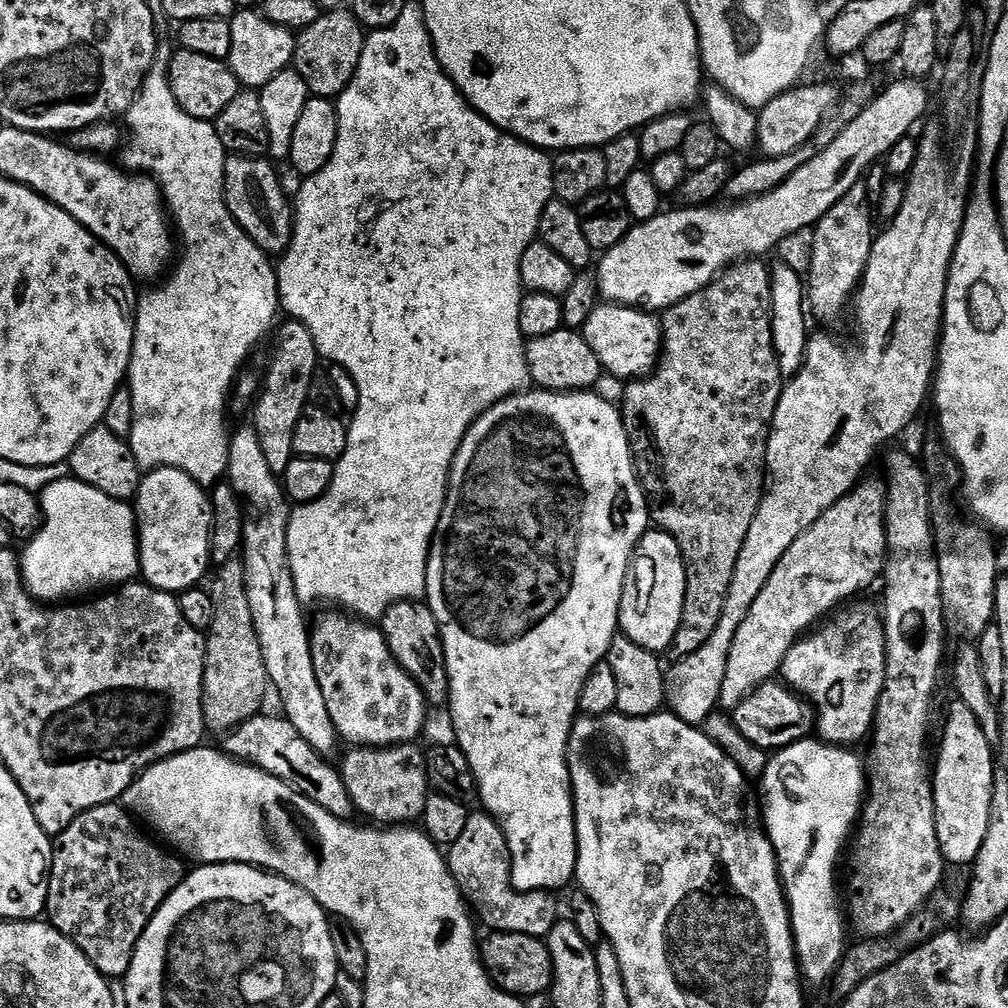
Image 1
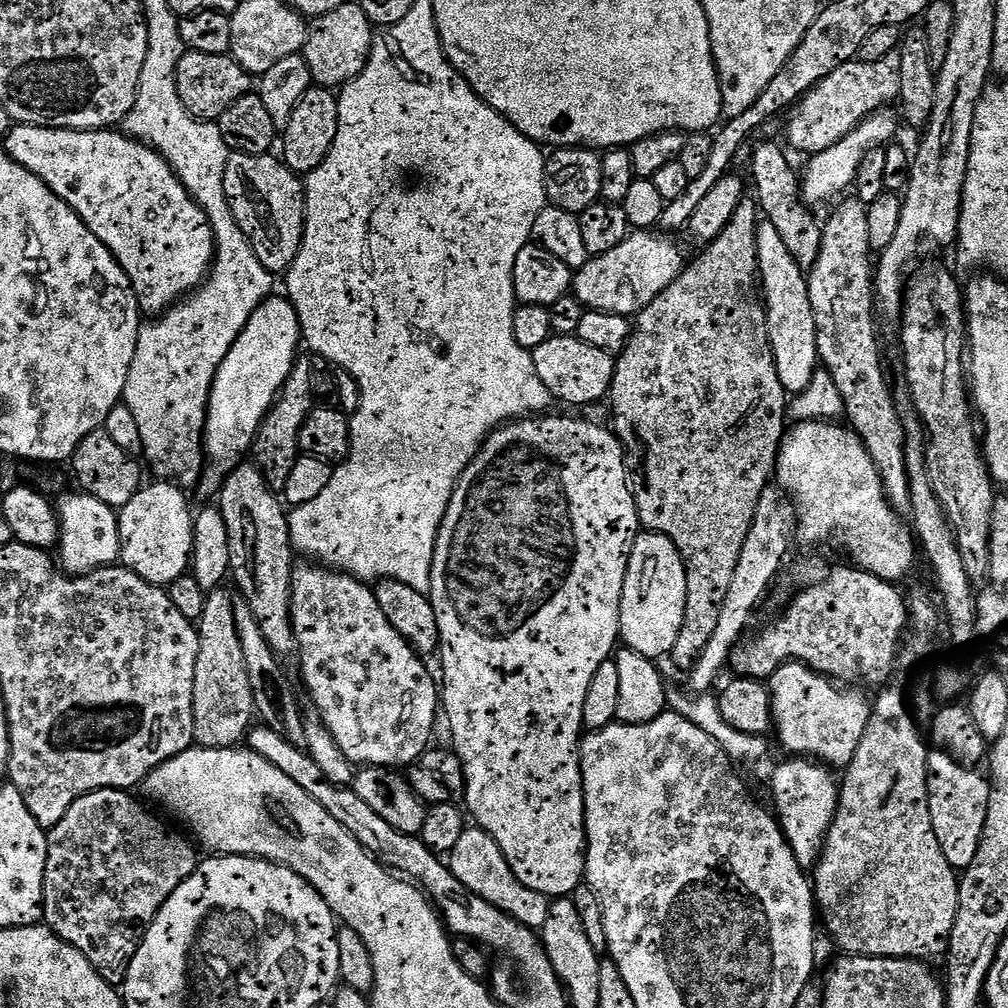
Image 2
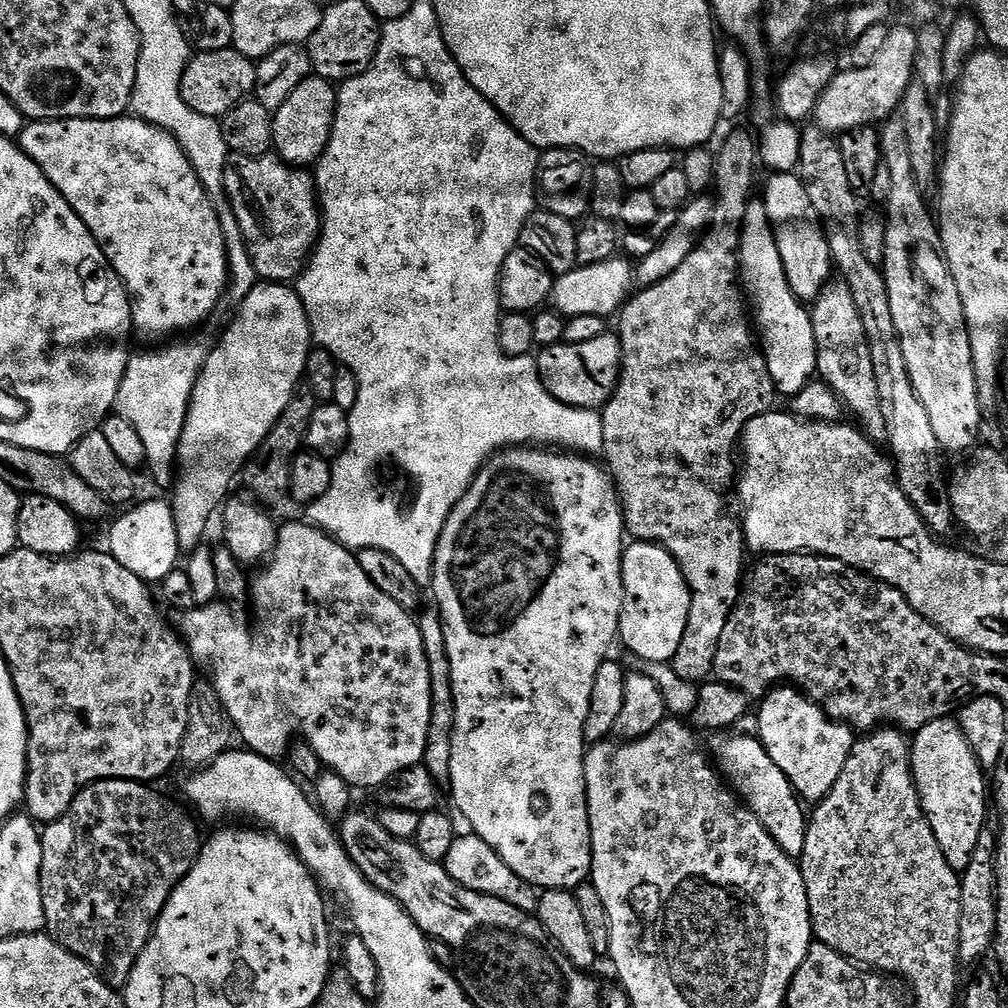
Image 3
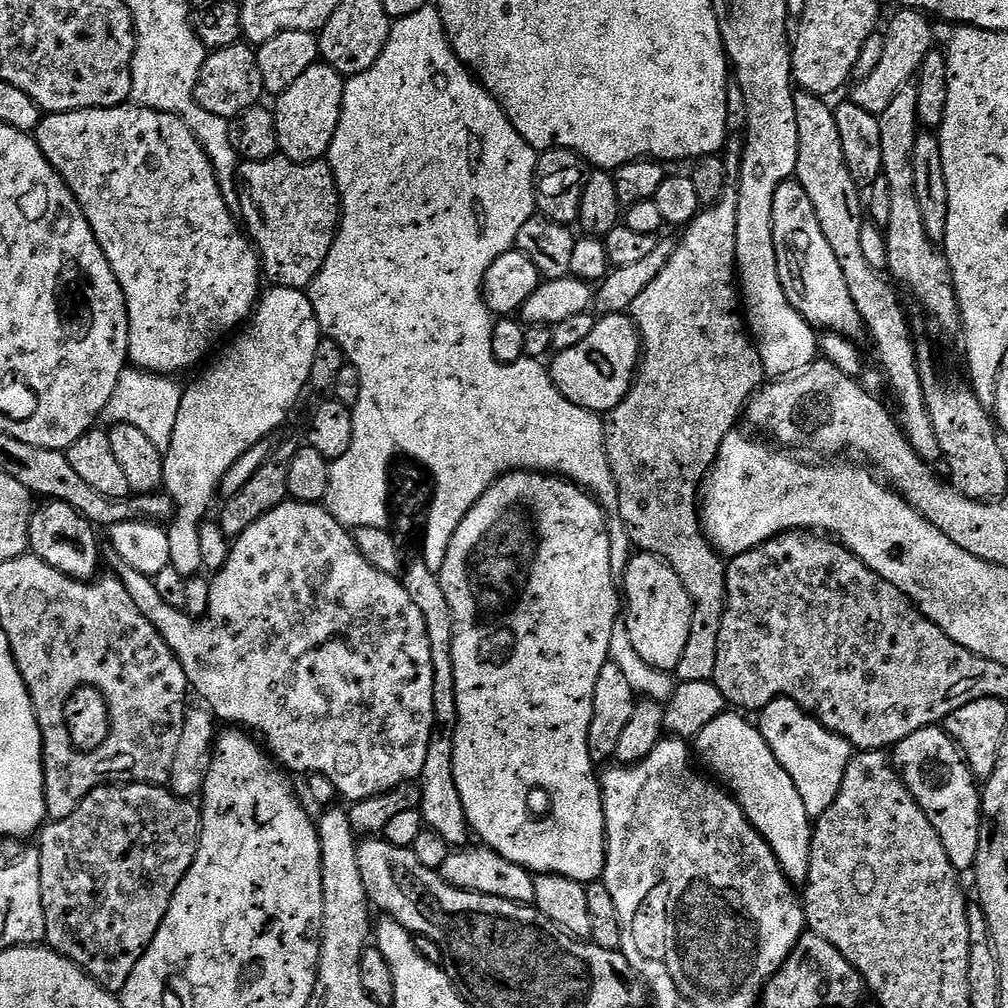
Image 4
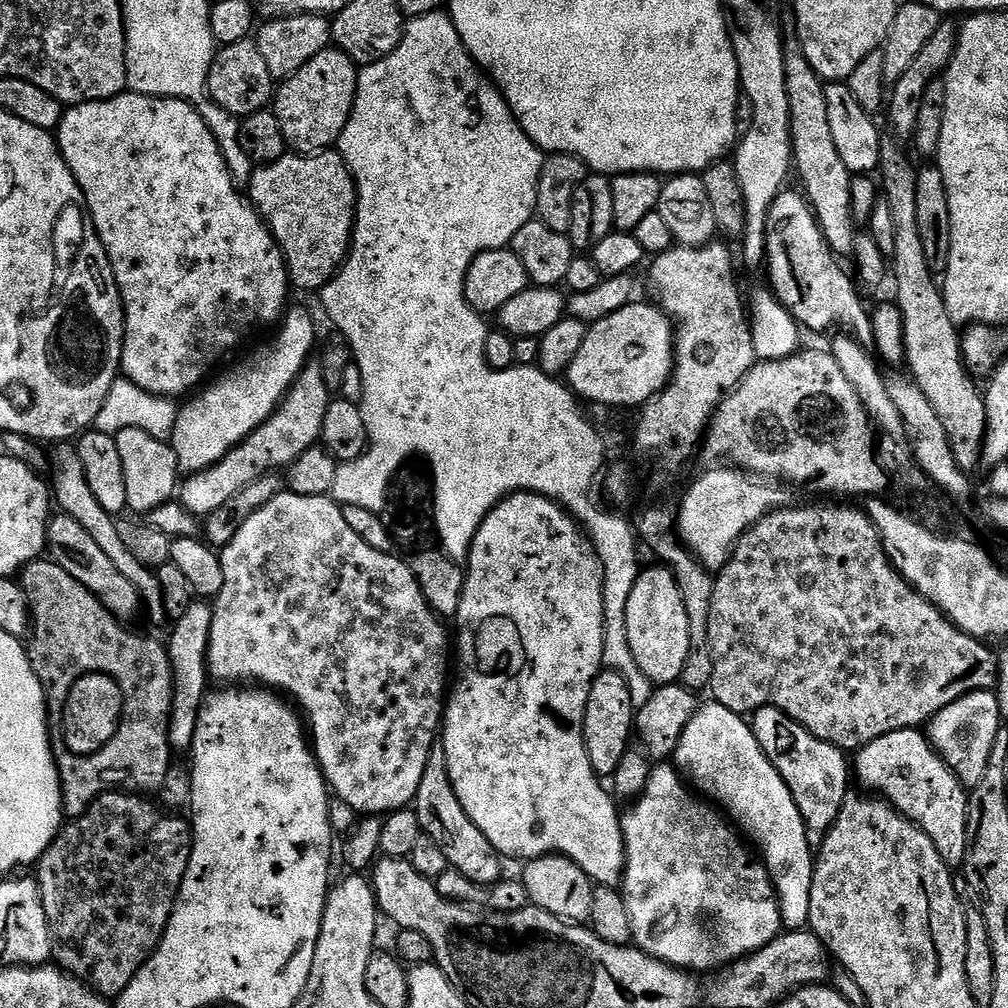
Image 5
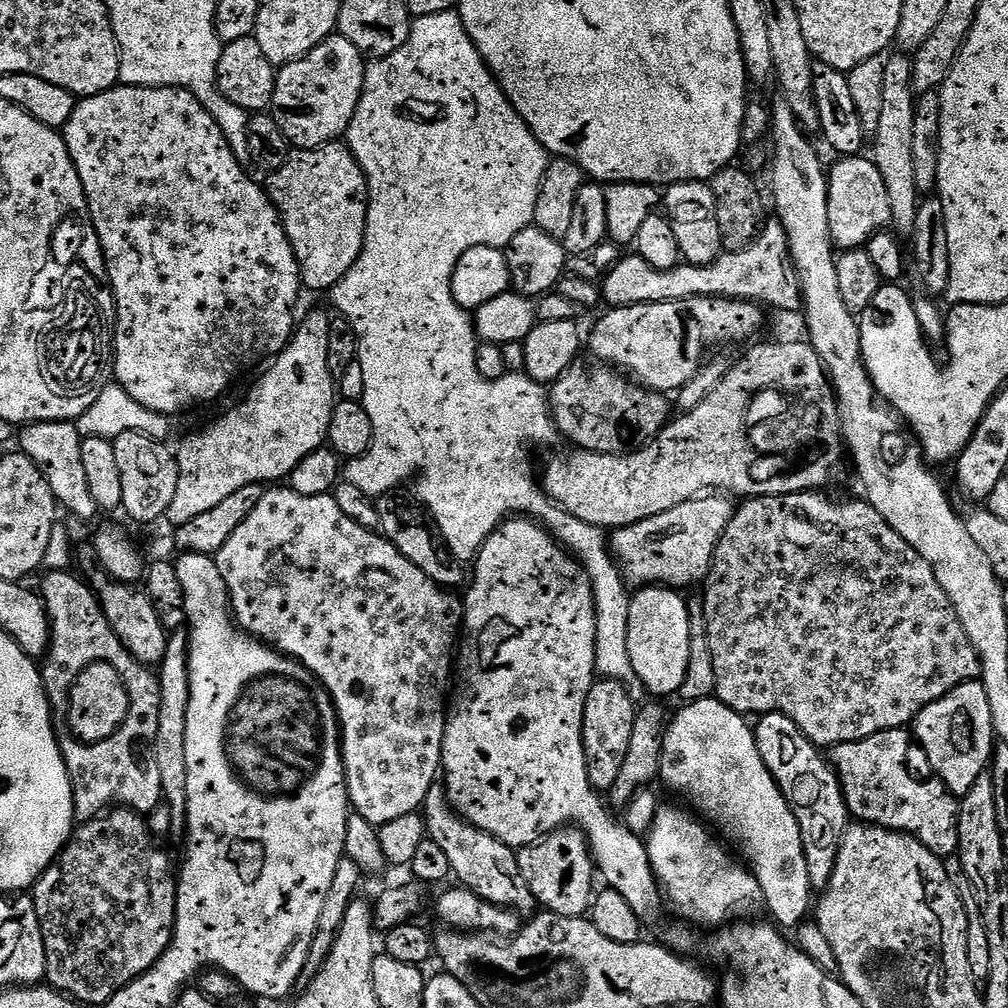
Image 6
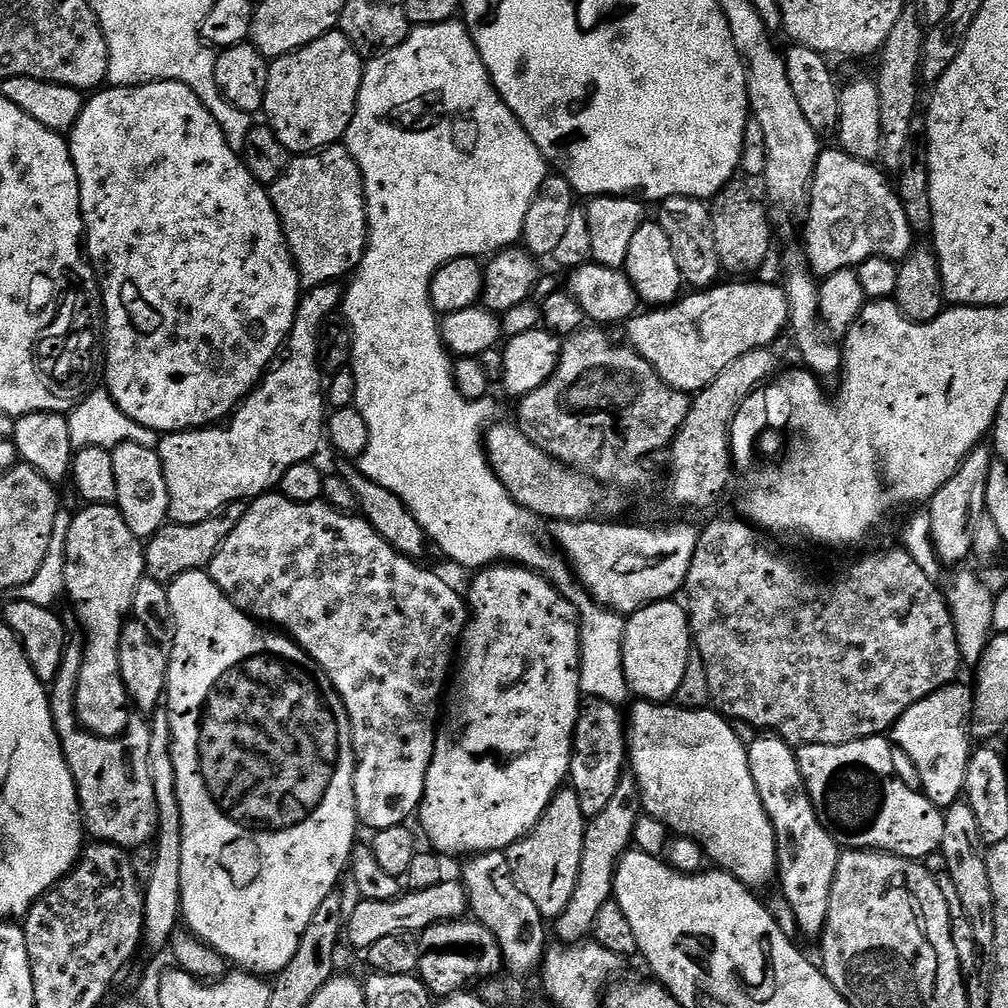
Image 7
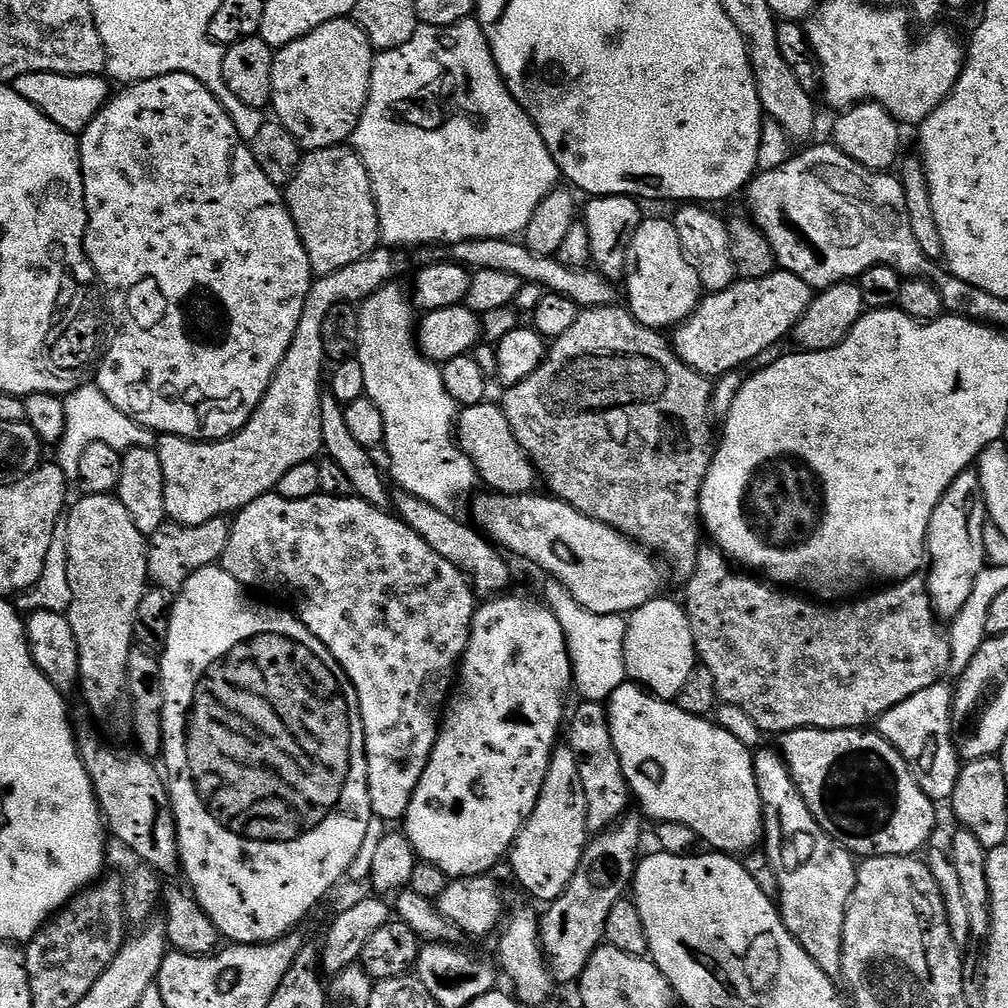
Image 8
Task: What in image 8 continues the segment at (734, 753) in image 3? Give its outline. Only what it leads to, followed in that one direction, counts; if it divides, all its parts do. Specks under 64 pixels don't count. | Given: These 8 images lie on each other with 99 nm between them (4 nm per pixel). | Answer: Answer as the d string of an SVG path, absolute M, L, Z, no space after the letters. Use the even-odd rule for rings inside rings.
M625 682L622 686L618 686L618 690L614 690L614 694L606 701L608 709L608 721L611 726L611 734L614 738L614 748L618 750L618 758L622 762L622 770L624 776L628 779L628 787L631 795L640 803L639 811L645 817L653 816L653 821L663 822L682 822L682 826L690 826L690 830L696 832L697 837L701 841L704 840L709 849L726 852L729 854L747 854L755 849L761 843L764 835L764 804L760 800L758 794L758 782L756 781L756 771L752 765L754 756L748 748L735 736L732 732L727 732L724 728L719 728L716 724L711 724L711 719L695 716L694 714L686 714L686 710L682 710L679 703L661 700L659 696L652 695L651 692L645 690L641 685L635 682Z

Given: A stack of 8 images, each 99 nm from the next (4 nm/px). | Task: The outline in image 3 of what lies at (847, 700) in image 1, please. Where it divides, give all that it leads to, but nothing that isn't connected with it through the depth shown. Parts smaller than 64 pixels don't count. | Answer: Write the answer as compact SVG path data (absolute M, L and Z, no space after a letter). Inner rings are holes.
M777 686L759 701L760 732L758 738L774 758L774 766L786 774L801 801L815 806L834 790L834 782L852 753L853 729L838 720L831 720L813 700L795 686Z

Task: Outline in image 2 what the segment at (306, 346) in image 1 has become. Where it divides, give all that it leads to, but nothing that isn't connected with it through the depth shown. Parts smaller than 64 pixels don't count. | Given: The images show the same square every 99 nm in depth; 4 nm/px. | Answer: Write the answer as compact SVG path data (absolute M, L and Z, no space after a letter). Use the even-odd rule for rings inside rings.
M300 358L292 367L292 372L284 383L284 389L280 391L275 404L266 414L256 435L256 440L252 444L251 455L254 457L254 463L265 476L272 491L277 494L283 493L286 478L290 478L290 470L293 468L297 456L301 455L298 434L302 434L302 422L306 422L313 407L312 364L304 358Z

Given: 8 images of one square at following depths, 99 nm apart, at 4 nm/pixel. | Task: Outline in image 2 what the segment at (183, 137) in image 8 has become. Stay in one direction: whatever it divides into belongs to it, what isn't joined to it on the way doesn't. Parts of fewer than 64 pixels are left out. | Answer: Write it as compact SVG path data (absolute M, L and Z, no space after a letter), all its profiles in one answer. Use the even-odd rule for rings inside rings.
M16 124L3 137L2 146L14 162L42 178L42 182L68 203L84 219L84 225L108 247L130 278L136 301L145 317L159 317L207 281L216 256L211 223L202 206L198 206L186 186L182 186L172 173L166 158L155 148L120 130L80 132L77 128L43 128L37 124Z

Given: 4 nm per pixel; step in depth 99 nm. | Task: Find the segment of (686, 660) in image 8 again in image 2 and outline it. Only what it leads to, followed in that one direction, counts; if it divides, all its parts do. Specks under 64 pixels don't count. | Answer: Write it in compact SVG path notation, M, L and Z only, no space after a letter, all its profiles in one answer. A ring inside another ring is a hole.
M641 531L628 555L620 599L620 640L633 652L659 661L671 653L686 614L686 570L674 542L657 532Z

